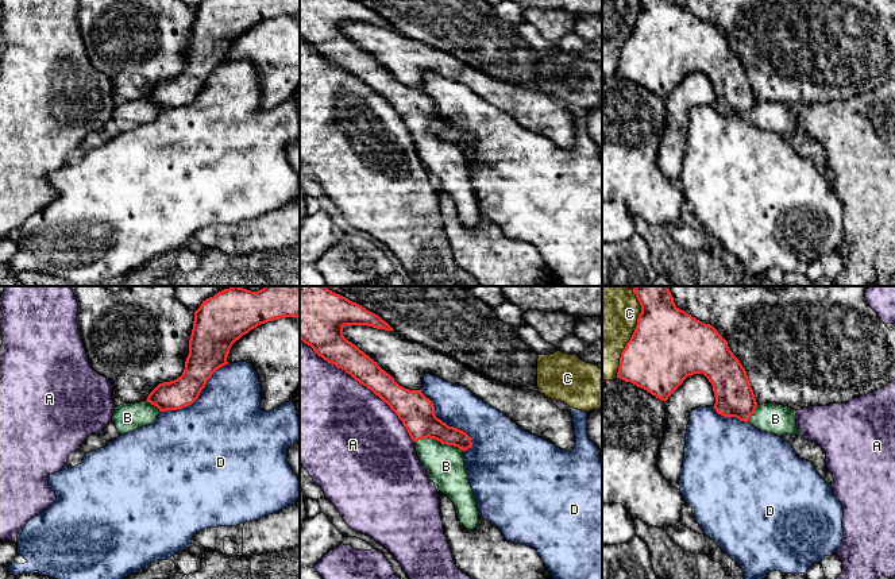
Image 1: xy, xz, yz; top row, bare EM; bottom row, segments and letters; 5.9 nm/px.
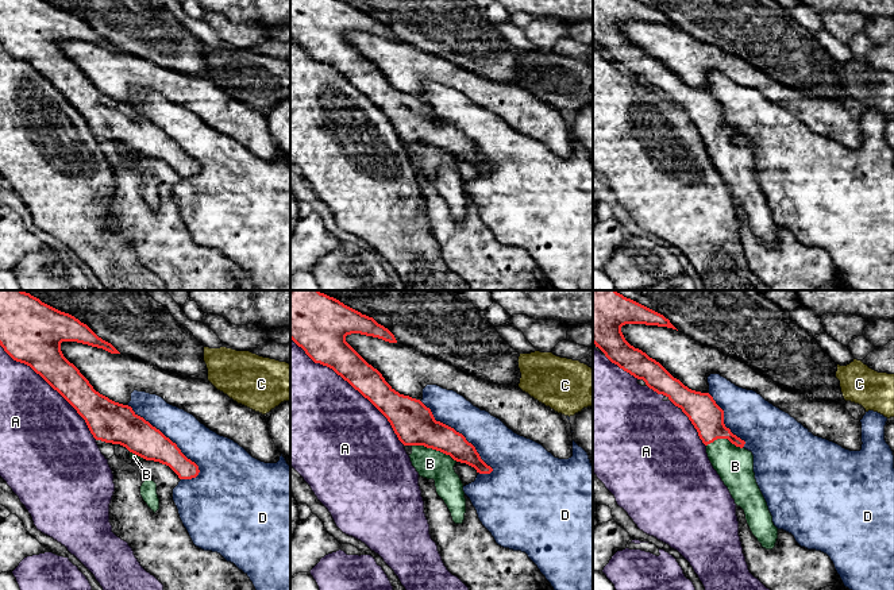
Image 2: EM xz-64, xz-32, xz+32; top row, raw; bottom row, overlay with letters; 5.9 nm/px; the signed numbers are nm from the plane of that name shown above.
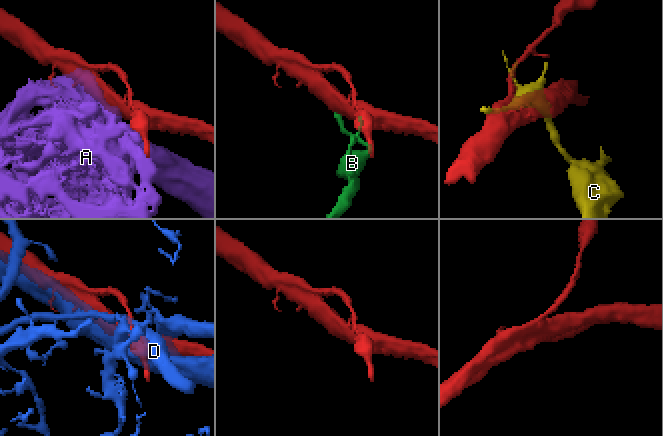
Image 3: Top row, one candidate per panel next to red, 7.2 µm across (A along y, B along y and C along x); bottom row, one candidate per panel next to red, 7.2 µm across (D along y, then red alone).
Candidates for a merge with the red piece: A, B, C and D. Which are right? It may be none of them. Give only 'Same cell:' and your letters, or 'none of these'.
Same cell: B

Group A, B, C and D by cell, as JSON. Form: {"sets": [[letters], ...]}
{"sets": [["A"], ["B"], ["C"], ["D"]]}

